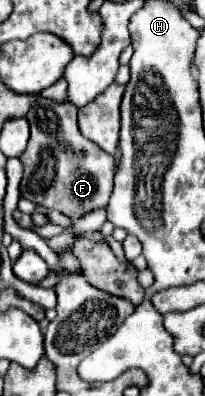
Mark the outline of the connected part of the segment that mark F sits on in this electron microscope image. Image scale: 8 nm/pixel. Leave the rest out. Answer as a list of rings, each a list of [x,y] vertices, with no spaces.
[[[37,98],[27,112],[27,120],[31,126],[31,138],[25,152],[19,156],[23,162],[23,178],[19,184],[21,198],[31,200],[33,204],[41,204],[53,210],[63,212],[69,218],[79,218],[95,208],[107,206],[111,190],[113,190],[113,156],[107,156],[95,142],[83,138],[77,128],[77,108],[71,102],[53,102],[47,98]]]

